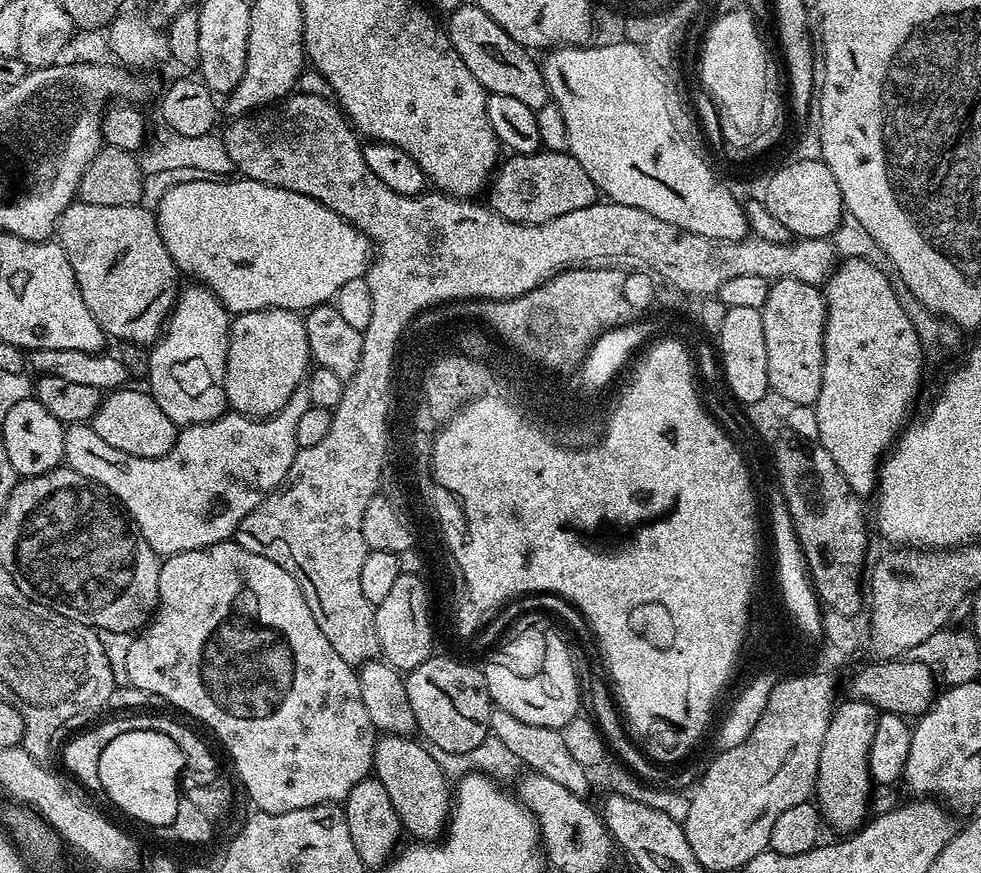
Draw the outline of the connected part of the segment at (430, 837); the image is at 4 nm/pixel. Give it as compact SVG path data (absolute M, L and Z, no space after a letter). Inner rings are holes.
M381 735L374 746L372 770L374 778L386 786L386 794L390 794L401 829L420 842L439 841L448 827L454 796L450 784L448 788L449 777L430 758L425 745L412 736Z

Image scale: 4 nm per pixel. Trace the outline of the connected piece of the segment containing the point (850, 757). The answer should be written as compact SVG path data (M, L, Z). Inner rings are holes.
M848 698L845 704L835 705L818 758L814 800L823 823L836 832L844 832L840 834L855 833L869 819L868 799L872 796L874 781L868 772L868 755L875 729L874 708L868 701Z

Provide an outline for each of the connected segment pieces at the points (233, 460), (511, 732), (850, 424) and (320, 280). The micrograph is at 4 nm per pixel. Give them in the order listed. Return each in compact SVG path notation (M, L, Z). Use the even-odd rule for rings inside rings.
M296 388L288 404L275 416L253 418L228 410L210 422L185 424L177 431L171 450L158 458L138 458L126 454L126 450L114 450L114 446L94 434L91 423L70 424L64 429L64 464L103 489L125 513L128 511L136 519L139 539L149 544L157 556L167 558L235 537L242 518L257 508L288 476L298 451L298 421L311 408L310 390Z
M493 707L492 726L490 731L497 735L499 743L508 752L510 757L521 760L525 769L539 772L546 778L554 778L554 782L566 786L574 794L587 797L589 769L569 753L568 747L563 741L563 734L559 728L550 726L530 726L530 722L522 722L519 718L514 718L514 714L506 714L506 710Z
M854 256L841 259L835 272L823 285L822 291L826 309L824 365L822 390L818 390L814 405L818 414L818 444L829 452L834 465L849 483L849 490L860 498L871 497L880 465L909 419L908 407L920 396L926 353L915 332L915 326L898 302L894 286L888 281L887 271L881 265L871 265L870 262Z
M193 178L173 188L168 187L165 196L160 202L158 211L155 213L155 218L156 225L159 226L162 234L162 242L166 242L166 250L170 250L170 258L176 263L177 269L183 275L185 272L186 275L192 276L188 278L203 284L204 287L211 290L222 302L222 306L232 314L253 312L263 308L281 308L282 310L303 313L309 308L318 307L319 304L329 303L343 284L352 281L353 278L364 276L370 263L370 241L368 237L363 236L353 224L346 222L338 214L334 214L334 210L322 206L322 202L318 202L314 198L306 198L306 194L282 190L257 180Z

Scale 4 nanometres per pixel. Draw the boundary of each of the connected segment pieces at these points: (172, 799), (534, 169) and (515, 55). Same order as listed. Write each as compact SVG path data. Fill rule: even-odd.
M135 730L119 734L104 750L98 759L100 792L108 795L108 800L120 812L125 812L132 820L140 824L149 824L152 828L164 828L175 825L176 815L180 812L180 771L185 771L184 755L166 738L166 734L154 730Z
M541 150L528 156L512 154L509 160L497 167L487 189L487 207L496 215L519 224L541 224L573 210L586 210L597 203L598 189L594 178L582 170L582 162L569 151L549 152Z
M463 2L457 8L449 11L446 18L446 31L454 50L458 50L458 58L466 62L470 74L478 78L484 91L489 94L506 94L517 102L531 108L540 109L550 103L548 87L544 81L544 69L535 60L533 53L523 48L486 10L482 10L474 2Z

